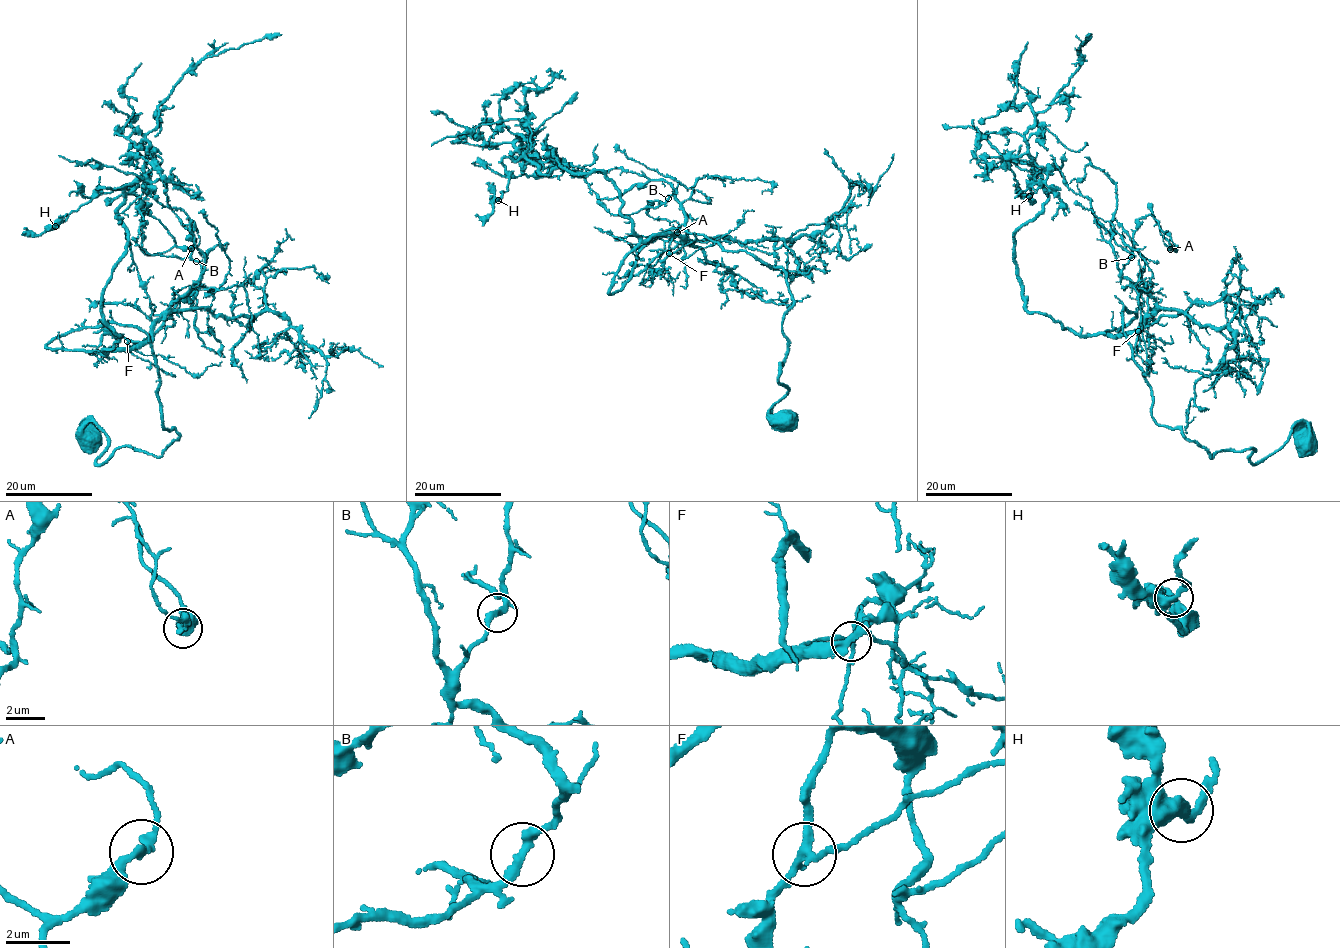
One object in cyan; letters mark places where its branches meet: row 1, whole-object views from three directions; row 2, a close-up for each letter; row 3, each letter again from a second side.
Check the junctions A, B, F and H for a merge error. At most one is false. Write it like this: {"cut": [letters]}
{"cut": ["A"]}

